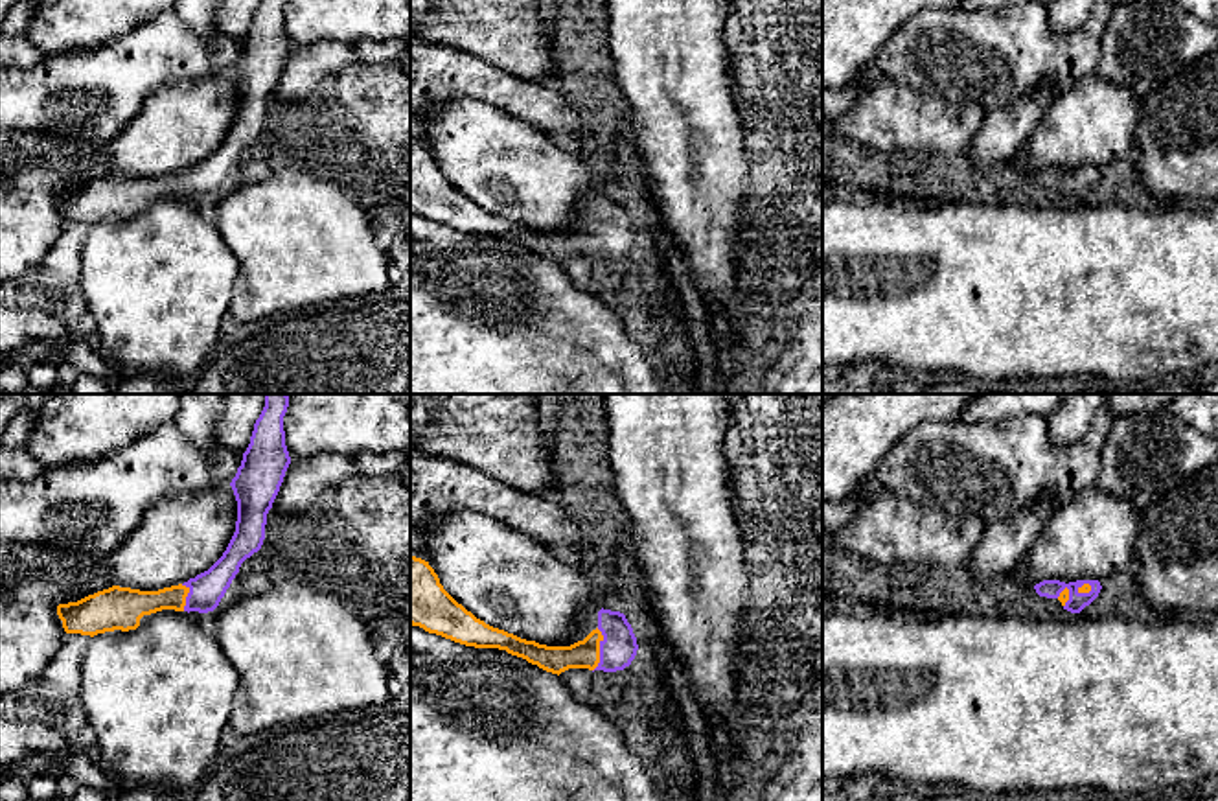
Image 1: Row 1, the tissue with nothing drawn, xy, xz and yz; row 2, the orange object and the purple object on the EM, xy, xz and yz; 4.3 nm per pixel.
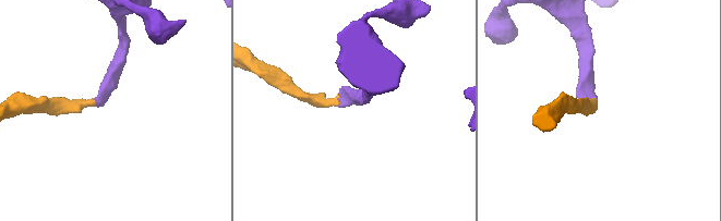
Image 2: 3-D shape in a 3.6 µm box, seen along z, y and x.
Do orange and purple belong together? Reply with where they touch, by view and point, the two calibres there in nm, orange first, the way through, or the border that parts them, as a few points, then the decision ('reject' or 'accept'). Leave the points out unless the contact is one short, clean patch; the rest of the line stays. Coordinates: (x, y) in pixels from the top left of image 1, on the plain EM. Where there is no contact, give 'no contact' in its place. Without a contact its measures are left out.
xz (598, 238) | 130/160 nm | across xz (584, 242), (598, 238), (617, 238) | accept

